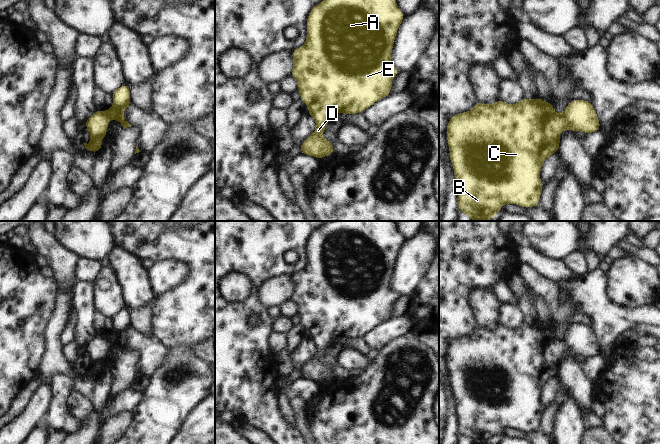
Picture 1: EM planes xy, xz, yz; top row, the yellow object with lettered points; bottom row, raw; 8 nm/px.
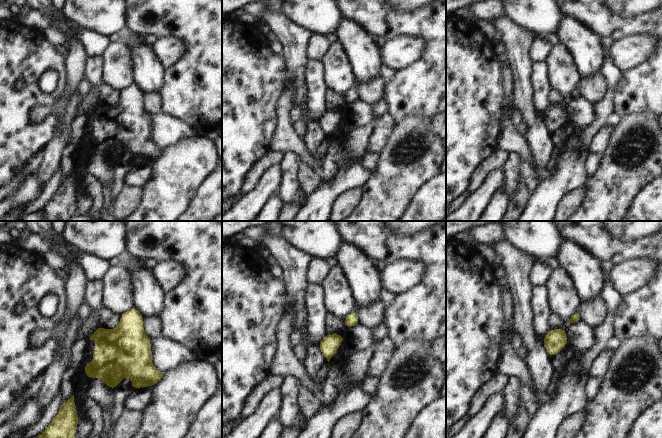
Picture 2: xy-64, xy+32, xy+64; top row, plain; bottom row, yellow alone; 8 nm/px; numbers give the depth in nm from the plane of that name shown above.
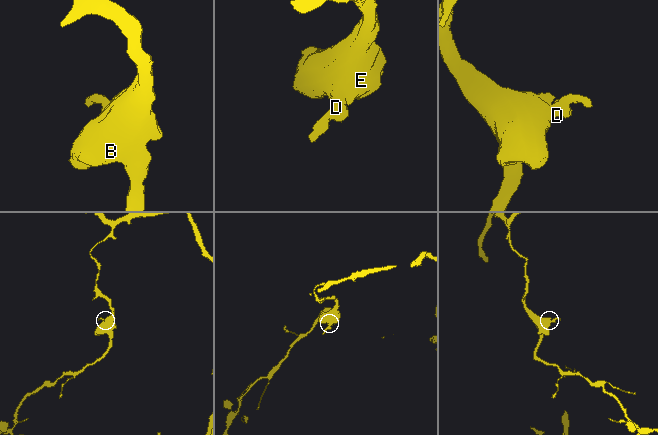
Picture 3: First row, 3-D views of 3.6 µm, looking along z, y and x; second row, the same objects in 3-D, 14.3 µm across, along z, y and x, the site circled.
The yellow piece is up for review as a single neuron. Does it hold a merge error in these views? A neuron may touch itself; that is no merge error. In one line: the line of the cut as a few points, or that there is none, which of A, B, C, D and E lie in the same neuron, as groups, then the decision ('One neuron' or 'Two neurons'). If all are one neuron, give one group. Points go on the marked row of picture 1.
No split. Groups: A B C D E. One neuron

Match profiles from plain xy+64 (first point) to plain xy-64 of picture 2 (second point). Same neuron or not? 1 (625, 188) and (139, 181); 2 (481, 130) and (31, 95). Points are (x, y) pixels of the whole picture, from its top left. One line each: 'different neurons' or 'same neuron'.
1: different neurons
2: same neuron

